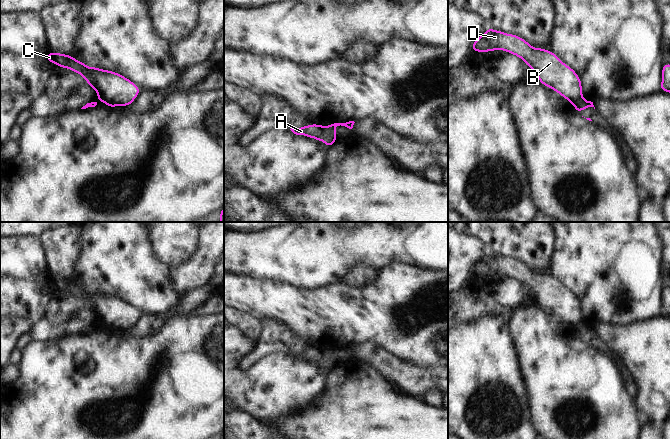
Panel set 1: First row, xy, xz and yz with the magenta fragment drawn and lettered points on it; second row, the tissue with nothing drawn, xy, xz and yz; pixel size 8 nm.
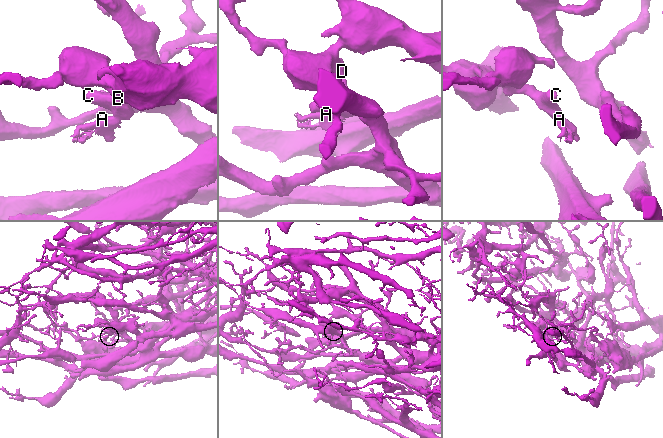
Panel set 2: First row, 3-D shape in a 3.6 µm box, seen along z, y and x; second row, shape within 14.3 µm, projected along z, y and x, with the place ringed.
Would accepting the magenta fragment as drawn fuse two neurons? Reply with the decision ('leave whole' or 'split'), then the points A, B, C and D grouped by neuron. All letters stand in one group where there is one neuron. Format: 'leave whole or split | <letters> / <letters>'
split | A / B C D

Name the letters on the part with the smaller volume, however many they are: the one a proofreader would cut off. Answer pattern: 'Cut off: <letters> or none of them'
Cut off: A

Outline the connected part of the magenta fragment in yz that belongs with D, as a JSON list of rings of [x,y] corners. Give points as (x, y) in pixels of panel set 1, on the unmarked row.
[[[487,251],[486,256],[479,260],[471,269],[471,275],[478,277],[491,276],[495,274],[504,274],[505,276],[516,279],[522,283],[527,290],[536,297],[538,304],[542,309],[551,312],[568,324],[572,329],[584,324],[580,301],[574,293],[569,291],[567,288],[564,288],[552,275],[544,272],[533,272],[525,263],[515,258],[506,258],[500,254],[493,254],[490,251]]]

